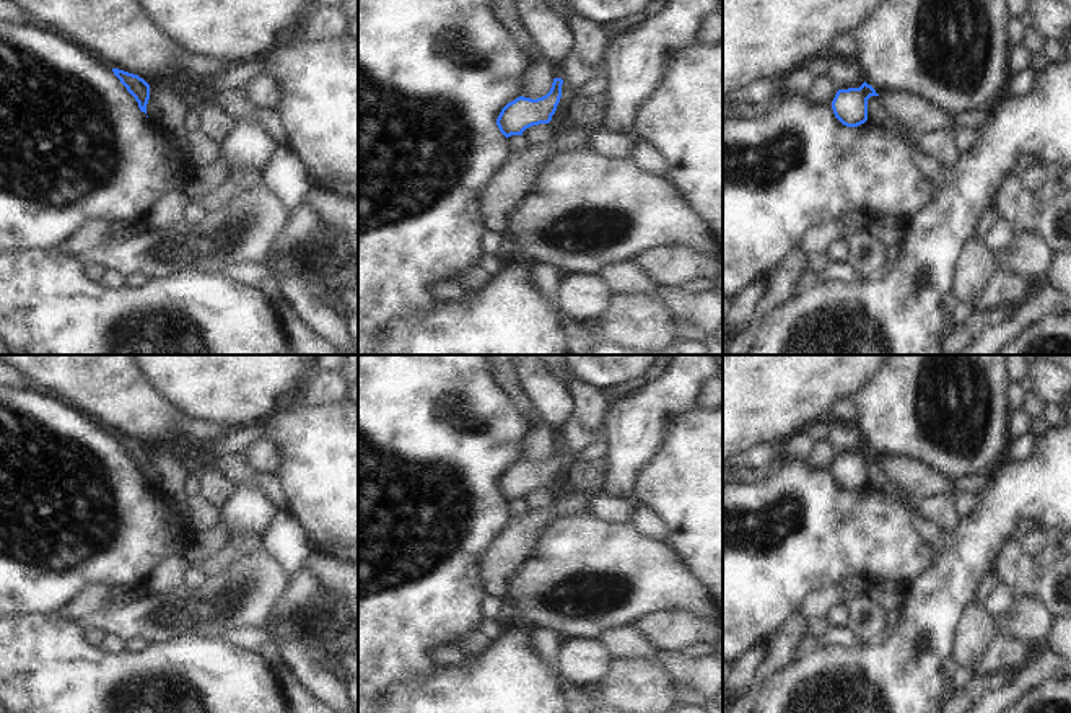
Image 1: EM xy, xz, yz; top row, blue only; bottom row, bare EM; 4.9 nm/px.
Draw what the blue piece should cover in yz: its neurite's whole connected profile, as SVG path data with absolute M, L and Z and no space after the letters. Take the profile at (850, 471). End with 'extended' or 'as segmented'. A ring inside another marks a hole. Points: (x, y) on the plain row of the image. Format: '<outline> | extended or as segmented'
M866 446L859 453L838 454L832 474L846 492L858 492L868 485L868 464L879 461Z | as segmented

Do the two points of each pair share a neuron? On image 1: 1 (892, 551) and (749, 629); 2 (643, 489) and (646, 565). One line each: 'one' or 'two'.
1: one
2: two

